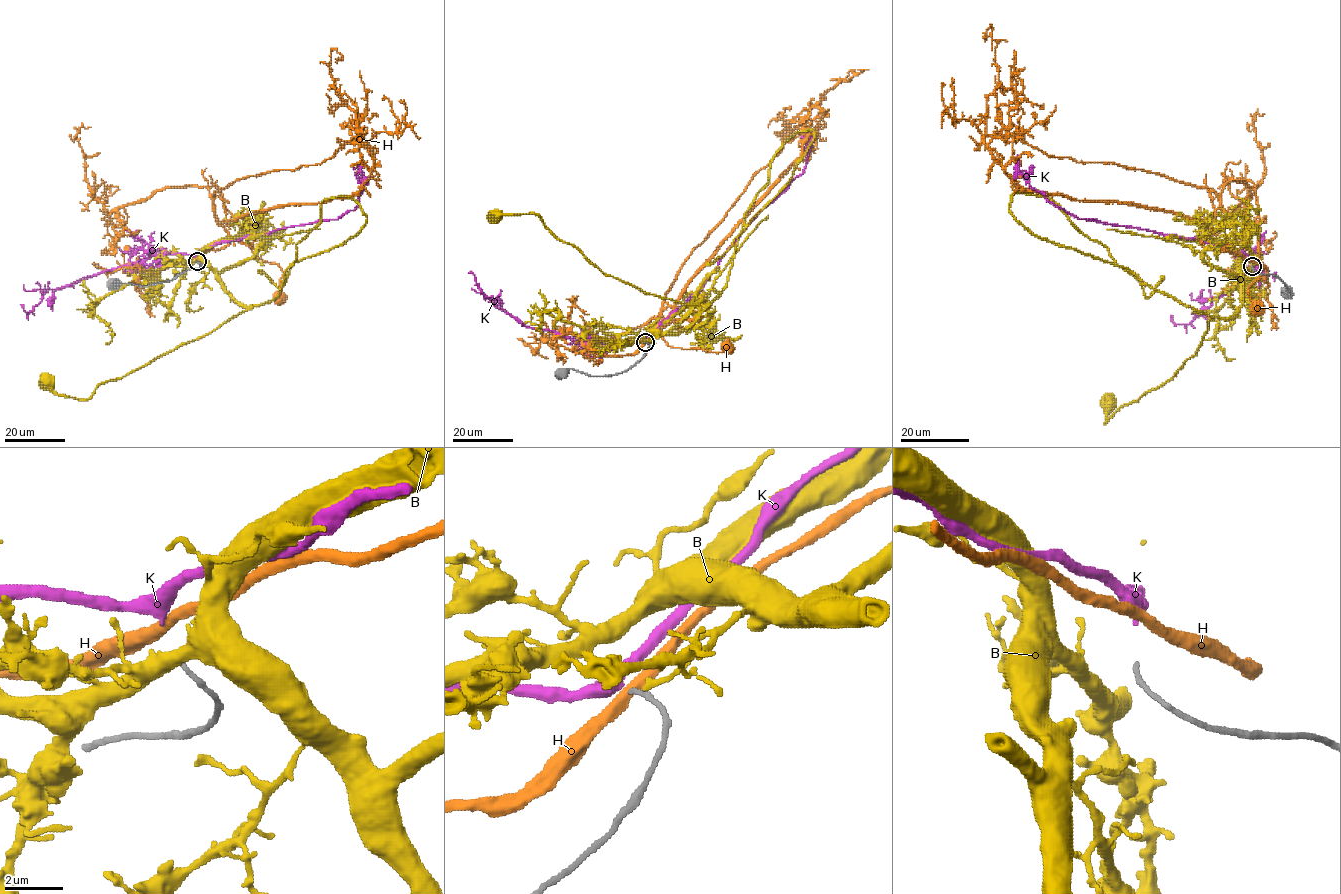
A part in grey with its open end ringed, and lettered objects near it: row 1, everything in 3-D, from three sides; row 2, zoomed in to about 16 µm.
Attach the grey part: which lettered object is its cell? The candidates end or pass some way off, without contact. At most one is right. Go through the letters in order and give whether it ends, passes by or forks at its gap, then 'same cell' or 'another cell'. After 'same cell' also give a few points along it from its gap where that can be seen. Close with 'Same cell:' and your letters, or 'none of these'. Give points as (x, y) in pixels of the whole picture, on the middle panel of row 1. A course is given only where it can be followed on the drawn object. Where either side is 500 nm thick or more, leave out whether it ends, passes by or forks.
B: another cell
H: it passes by; another cell
K: it passes by; same cell; course (643, 342), (695, 294), (747, 225), (801, 174), (811, 143), (810, 136), (801, 136)
Same cell: K

